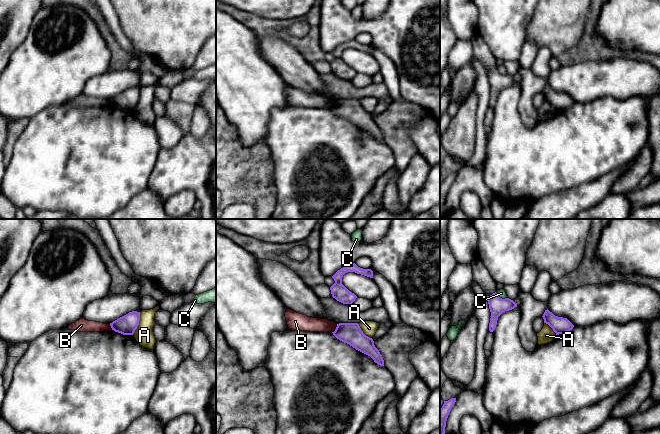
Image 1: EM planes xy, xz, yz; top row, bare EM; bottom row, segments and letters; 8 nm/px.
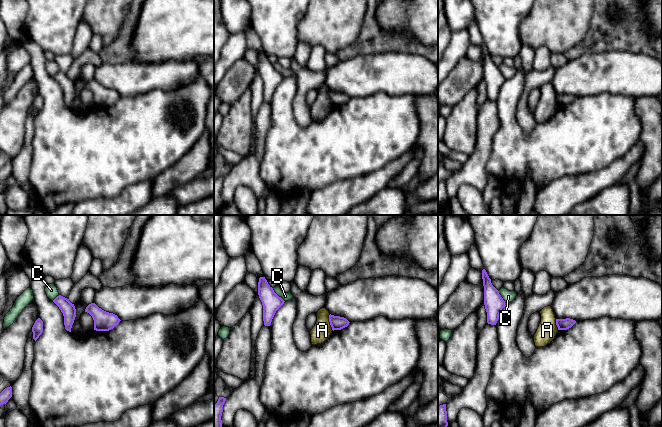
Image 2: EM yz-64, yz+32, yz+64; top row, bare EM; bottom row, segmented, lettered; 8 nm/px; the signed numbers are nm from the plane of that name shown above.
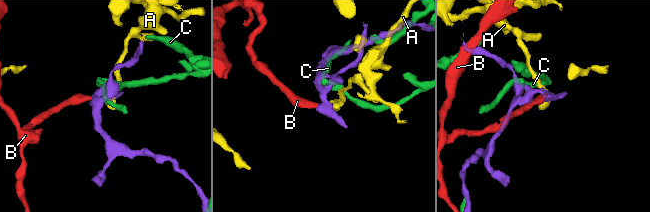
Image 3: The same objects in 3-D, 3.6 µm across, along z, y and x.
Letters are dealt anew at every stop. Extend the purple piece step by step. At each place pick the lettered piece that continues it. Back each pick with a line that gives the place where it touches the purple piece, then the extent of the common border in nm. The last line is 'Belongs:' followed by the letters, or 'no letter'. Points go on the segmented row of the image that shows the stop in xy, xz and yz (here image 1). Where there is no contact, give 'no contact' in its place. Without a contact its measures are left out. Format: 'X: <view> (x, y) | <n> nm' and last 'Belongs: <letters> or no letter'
Belongs: no letter

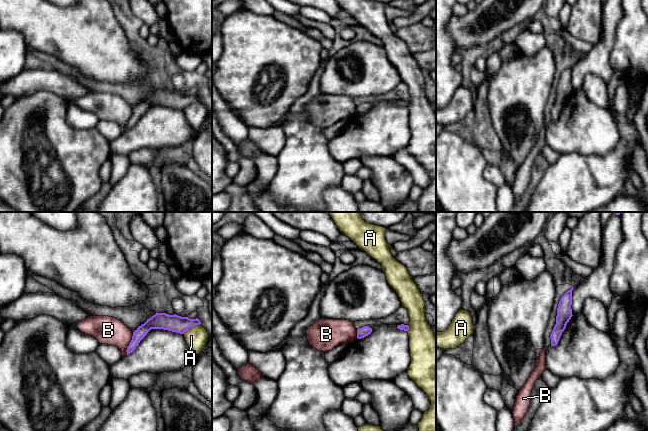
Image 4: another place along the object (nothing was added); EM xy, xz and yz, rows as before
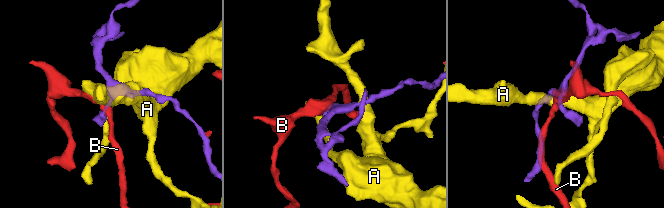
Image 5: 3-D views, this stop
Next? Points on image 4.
B: xy (129, 343) | 190 nm
Belongs: B

